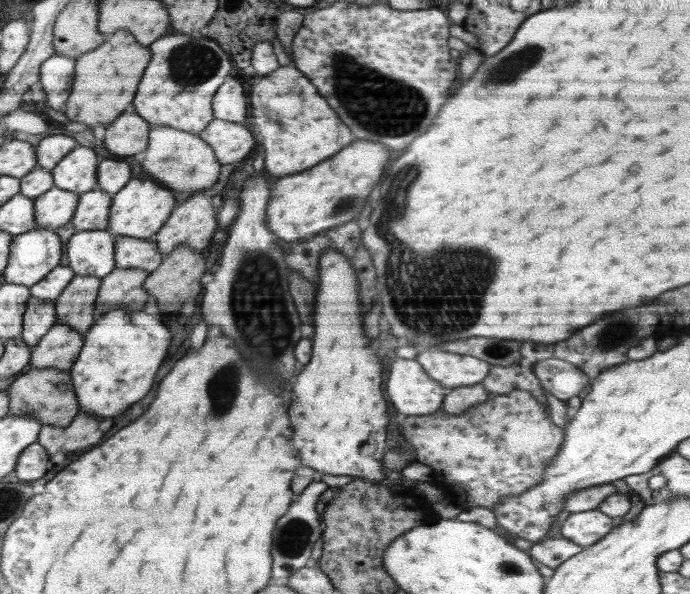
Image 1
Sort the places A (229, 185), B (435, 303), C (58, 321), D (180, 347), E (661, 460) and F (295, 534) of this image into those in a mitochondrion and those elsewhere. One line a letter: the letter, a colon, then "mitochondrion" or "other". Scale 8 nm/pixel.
A: other
B: mitochondrion
C: other
D: other
E: other
F: mitochondrion

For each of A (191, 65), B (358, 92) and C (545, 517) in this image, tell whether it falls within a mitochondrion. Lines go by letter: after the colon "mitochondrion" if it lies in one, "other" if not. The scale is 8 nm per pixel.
A: mitochondrion
B: mitochondrion
C: other

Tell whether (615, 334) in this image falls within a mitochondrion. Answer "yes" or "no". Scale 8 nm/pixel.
yes

